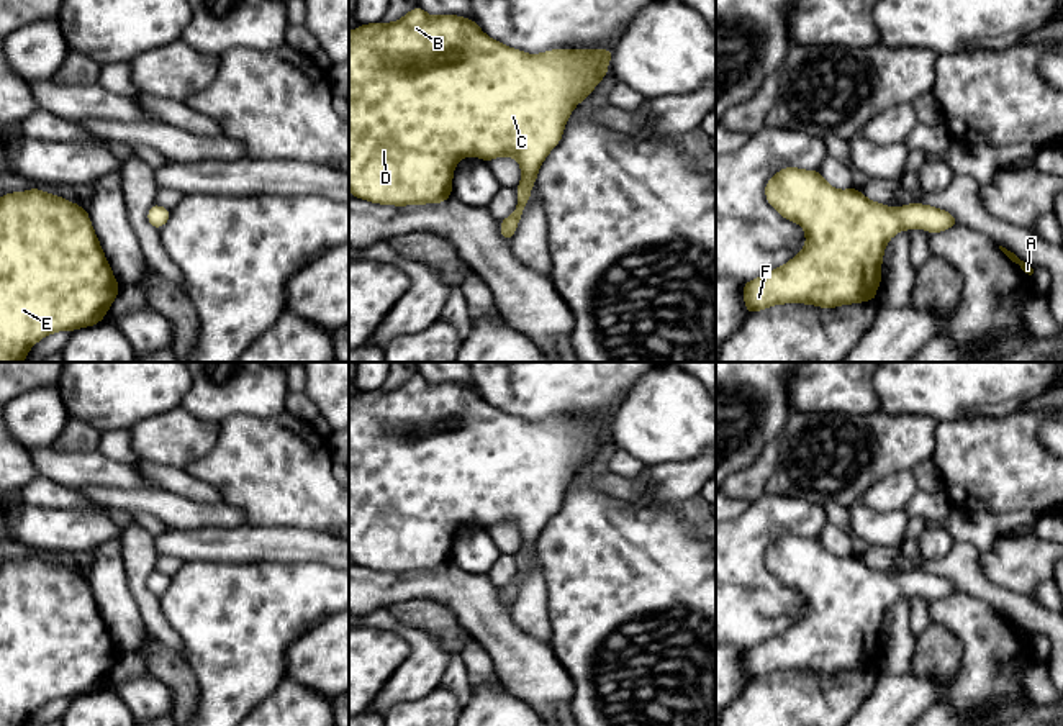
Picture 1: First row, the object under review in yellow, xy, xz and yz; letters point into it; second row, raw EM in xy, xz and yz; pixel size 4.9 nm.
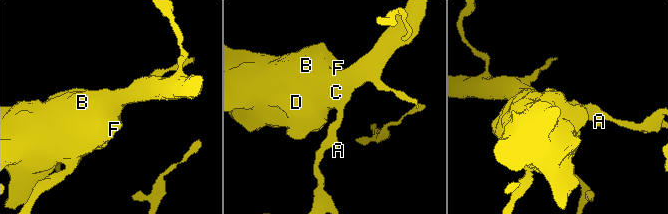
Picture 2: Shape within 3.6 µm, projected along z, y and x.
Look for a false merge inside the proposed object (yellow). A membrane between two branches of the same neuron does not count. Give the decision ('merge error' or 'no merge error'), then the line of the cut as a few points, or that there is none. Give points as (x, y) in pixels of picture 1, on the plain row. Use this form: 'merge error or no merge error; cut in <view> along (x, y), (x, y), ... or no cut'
no merge error; no cut

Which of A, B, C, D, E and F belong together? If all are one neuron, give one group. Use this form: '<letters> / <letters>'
A B C D E F

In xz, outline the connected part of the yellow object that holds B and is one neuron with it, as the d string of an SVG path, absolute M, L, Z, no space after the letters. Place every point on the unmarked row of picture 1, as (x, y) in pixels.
M416 374L393 390L360 392L349 398L349 557L352 564L382 572L442 570L452 562L452 542L462 524L514 524L522 539L518 574L500 598L509 608L518 595L539 534L560 510L573 475L608 441L613 416L550 416L526 421L486 403L475 387L431 383Z

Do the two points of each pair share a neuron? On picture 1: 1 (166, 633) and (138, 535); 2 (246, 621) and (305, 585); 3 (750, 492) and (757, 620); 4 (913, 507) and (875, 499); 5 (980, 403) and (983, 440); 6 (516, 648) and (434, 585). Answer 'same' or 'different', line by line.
1: same
2: same
3: different
4: different
5: different
6: same

